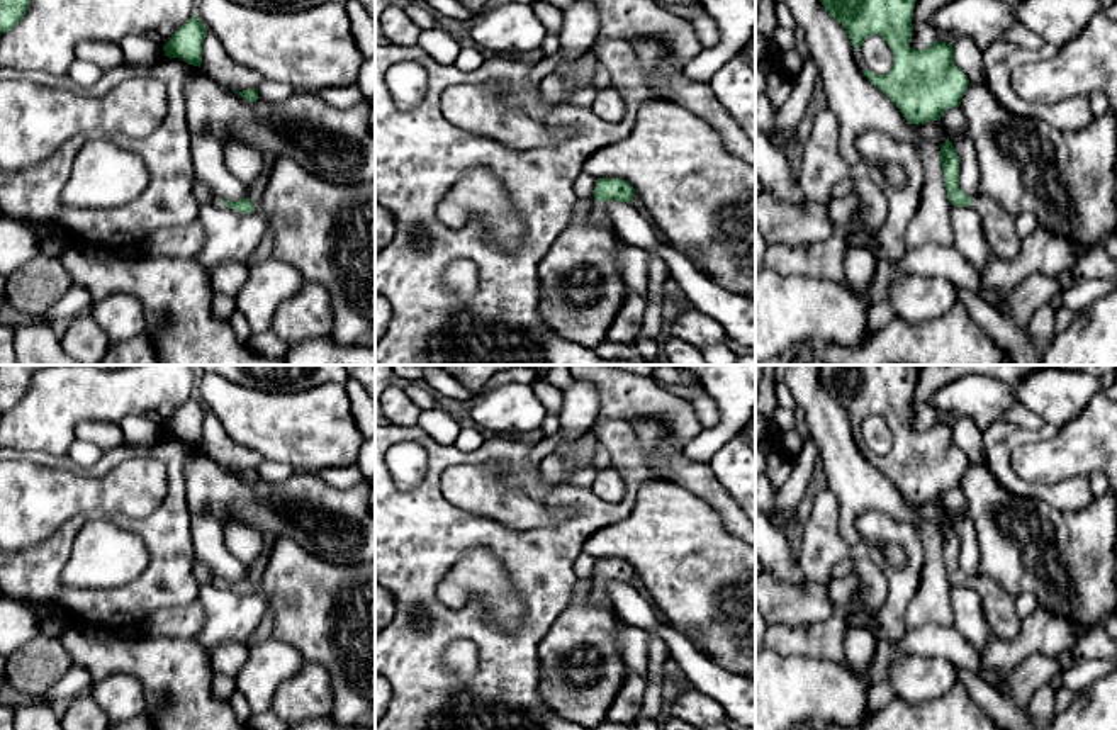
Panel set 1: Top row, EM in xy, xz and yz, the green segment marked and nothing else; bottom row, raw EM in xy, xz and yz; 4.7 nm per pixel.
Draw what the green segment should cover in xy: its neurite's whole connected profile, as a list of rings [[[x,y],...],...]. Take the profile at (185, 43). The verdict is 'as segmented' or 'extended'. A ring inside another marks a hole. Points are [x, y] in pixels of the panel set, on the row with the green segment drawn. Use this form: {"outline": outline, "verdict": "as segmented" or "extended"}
{"outline": [[[194,15],[163,46],[165,56],[180,58],[188,65],[202,65],[202,42],[207,34],[205,25]]], "verdict": "as segmented"}

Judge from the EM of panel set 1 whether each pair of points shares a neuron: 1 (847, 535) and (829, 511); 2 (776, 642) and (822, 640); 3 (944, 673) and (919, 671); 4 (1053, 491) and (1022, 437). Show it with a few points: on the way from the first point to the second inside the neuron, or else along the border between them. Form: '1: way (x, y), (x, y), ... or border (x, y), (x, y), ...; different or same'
1: border (827, 486), (837, 505), (837, 527); different
2: way (788, 640), (810, 640); same
3: way (937, 673), (926, 673); same
4: way (1031, 491), (1022, 489), (1004, 471), (1004, 454); same

